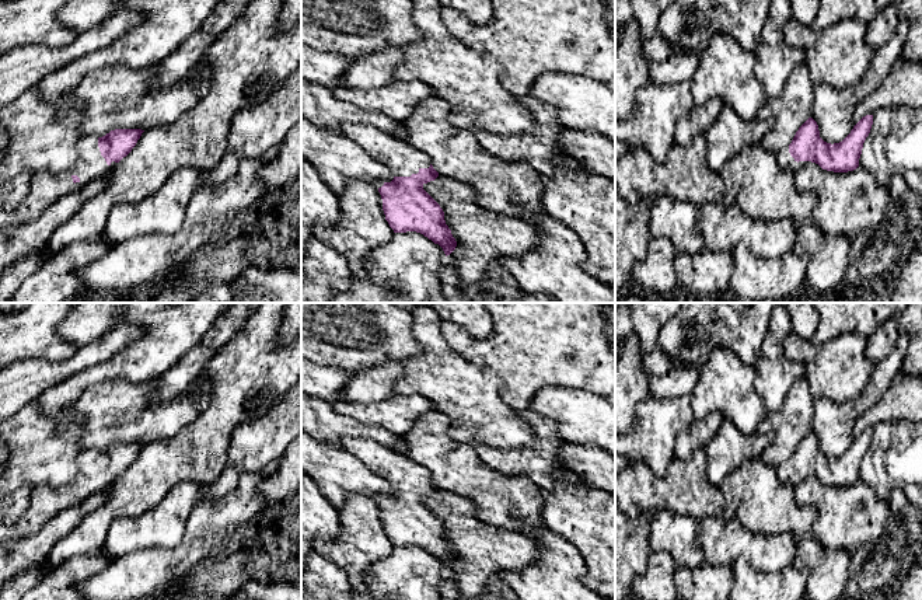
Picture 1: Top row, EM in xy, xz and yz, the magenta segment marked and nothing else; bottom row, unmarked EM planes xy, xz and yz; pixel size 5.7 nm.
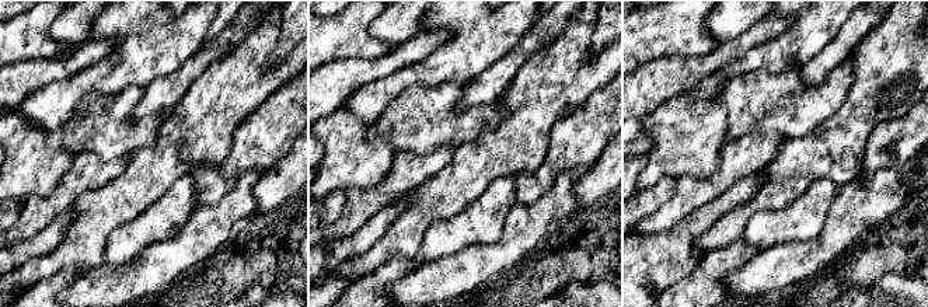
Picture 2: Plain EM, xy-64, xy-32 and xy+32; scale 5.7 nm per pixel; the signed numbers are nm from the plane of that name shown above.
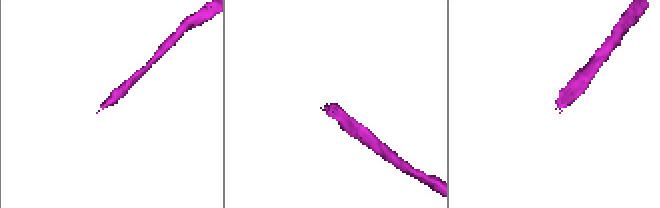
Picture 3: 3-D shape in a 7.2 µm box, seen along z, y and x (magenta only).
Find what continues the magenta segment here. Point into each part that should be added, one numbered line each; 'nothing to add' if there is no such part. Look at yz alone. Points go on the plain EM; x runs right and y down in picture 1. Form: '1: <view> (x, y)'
1: yz (785, 474)

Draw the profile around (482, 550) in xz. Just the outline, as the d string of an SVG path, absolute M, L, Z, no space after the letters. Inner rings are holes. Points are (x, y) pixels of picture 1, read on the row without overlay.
M439 489L434 495L423 498L423 503L440 519L444 526L444 534L457 555L455 564L446 571L446 575L454 580L461 594L465 597L478 597L482 594L486 583L502 571L523 571L538 562L541 545L525 536L483 523L472 500L454 492Z

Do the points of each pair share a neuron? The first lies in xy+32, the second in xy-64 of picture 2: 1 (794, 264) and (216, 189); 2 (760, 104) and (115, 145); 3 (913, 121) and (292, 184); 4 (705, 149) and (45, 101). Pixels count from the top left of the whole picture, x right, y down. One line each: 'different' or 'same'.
1: different
2: same
3: different
4: different

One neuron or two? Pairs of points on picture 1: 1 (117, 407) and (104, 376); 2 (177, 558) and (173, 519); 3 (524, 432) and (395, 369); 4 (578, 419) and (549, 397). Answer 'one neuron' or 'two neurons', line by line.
1: two neurons
2: two neurons
3: two neurons
4: one neuron

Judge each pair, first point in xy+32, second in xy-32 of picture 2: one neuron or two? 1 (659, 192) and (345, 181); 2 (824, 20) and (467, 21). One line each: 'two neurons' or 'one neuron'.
1: two neurons
2: one neuron

